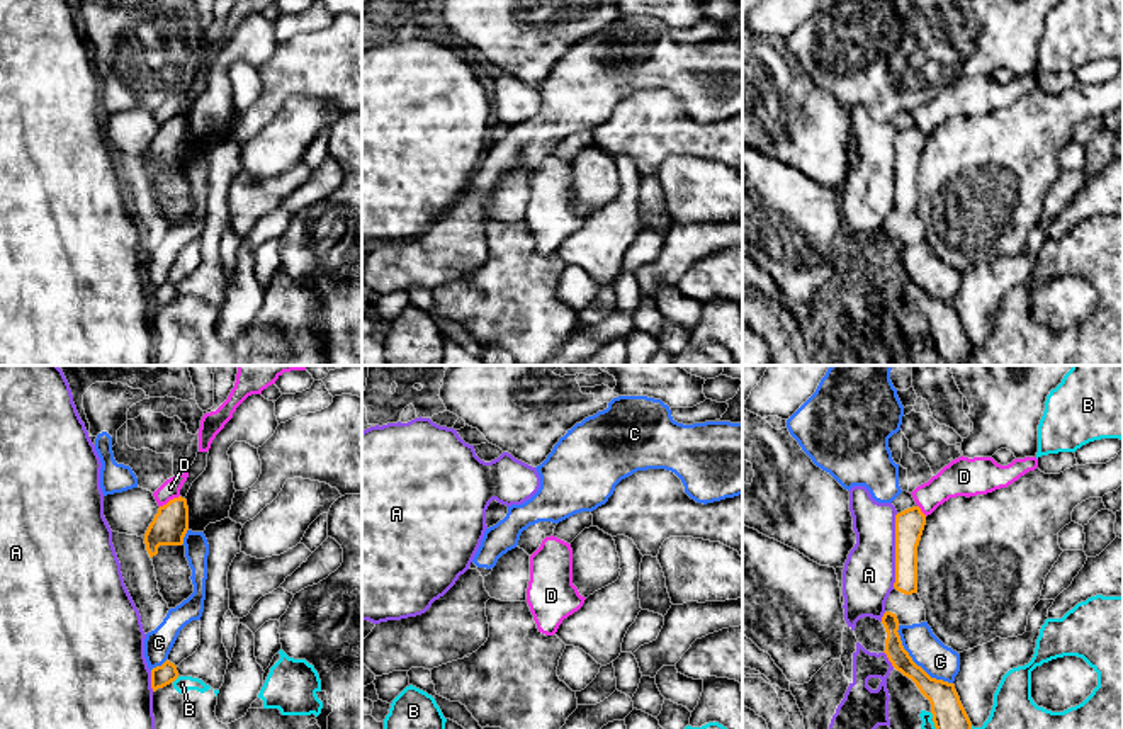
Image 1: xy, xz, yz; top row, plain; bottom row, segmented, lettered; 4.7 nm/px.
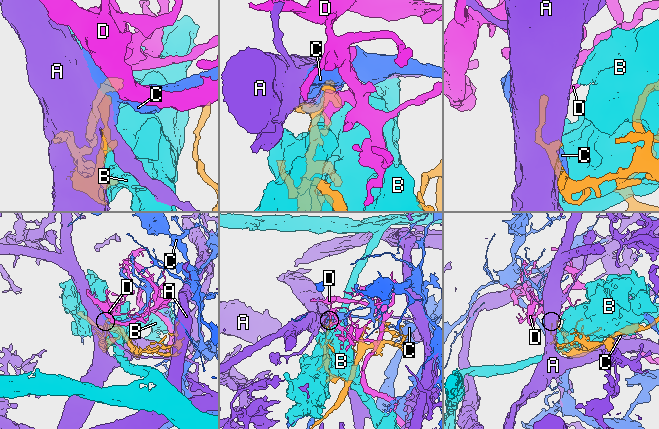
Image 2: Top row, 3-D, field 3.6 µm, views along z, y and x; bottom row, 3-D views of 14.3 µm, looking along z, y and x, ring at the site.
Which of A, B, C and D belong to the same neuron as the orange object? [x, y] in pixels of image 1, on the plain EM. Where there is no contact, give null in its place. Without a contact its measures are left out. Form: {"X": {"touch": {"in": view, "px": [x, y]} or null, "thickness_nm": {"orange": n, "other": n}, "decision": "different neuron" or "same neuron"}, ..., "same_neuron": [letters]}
{"A": {"touch": {"in": "yz", "px": [896, 170]}, "thickness_nm": {"orange": 140, "other": 240}, "decision": "different neuron"}, "B": {"touch": {"in": "yz", "px": [933, 335]}, "thickness_nm": {"orange": 160, "other": 110}, "decision": "different neuron"}, "C": {"touch": {"in": "yz", "px": [914, 282]}, "thickness_nm": {"orange": 140, "other": 160}, "decision": "different neuron"}, "D": {"touch": {"in": "xy", "px": [170, 119]}, "thickness_nm": {"orange": 170, "other": 90}, "decision": "different neuron"}, "same_neuron": []}

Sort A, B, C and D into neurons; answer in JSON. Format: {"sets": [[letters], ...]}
{"sets": [["A"], ["B"], ["C"], ["D"]]}

